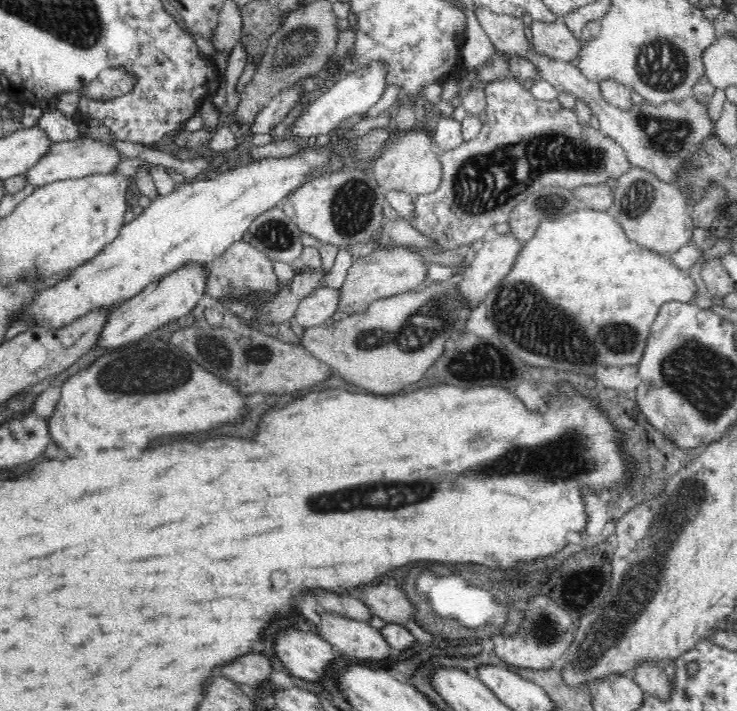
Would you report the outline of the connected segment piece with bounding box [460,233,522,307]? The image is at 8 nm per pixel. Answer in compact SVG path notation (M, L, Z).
M509 233L483 241L474 262L470 262L470 266L464 270L464 280L460 284L460 294L472 306L476 307L478 302L483 302L488 293L510 272L518 259L521 244Z

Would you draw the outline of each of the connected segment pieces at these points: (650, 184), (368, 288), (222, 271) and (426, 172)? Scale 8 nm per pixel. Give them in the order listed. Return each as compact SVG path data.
M631 166L628 172L617 178L611 213L630 240L661 256L670 258L682 246L692 242L695 227L691 207L686 204L681 190L646 169Z
M408 247L378 249L353 259L342 287L338 290L338 311L350 315L365 311L374 301L390 298L420 288L426 281L428 265L425 252Z
M244 241L228 246L228 250L222 253L207 271L205 294L214 300L222 297L254 296L259 289L272 293L280 284L274 273L273 261L266 253Z
M412 129L401 132L398 137L394 137L385 145L384 151L380 153L378 158L375 158L369 168L372 169L372 175L378 181L385 191L399 190L405 192L407 195L410 194L427 194L434 192L442 180L442 163L438 158L439 151L437 145L432 144L432 139L424 132L420 132L418 129Z

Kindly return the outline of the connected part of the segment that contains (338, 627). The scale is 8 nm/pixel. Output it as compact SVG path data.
M325 613L320 616L320 627L317 630L340 655L354 658L359 662L384 660L392 651L381 631L372 627L368 621L350 619L336 613Z

